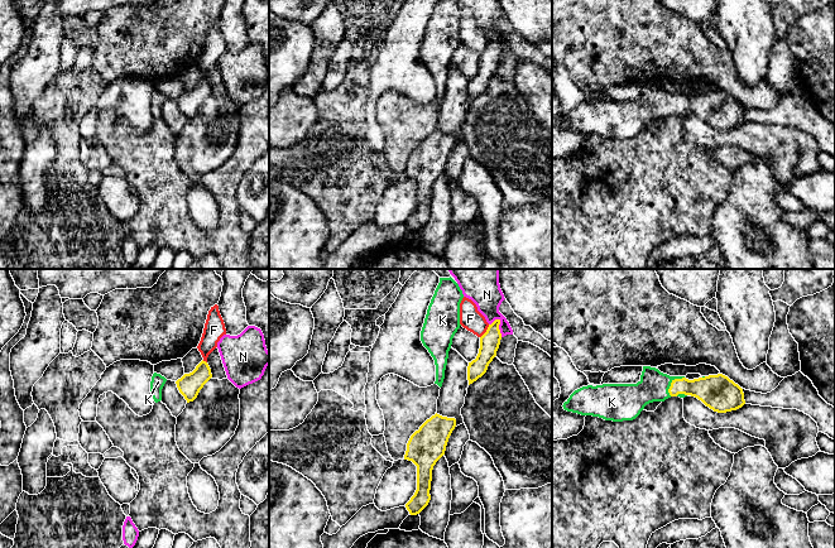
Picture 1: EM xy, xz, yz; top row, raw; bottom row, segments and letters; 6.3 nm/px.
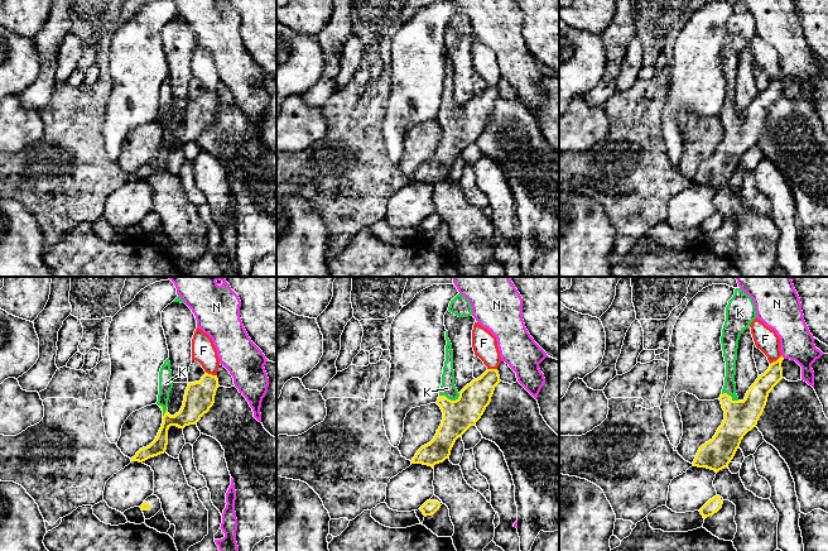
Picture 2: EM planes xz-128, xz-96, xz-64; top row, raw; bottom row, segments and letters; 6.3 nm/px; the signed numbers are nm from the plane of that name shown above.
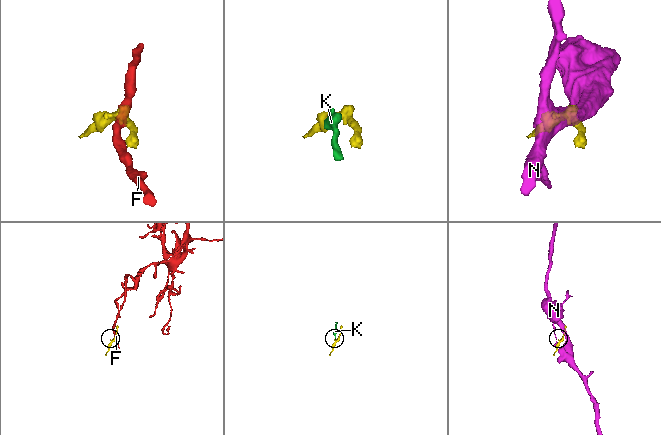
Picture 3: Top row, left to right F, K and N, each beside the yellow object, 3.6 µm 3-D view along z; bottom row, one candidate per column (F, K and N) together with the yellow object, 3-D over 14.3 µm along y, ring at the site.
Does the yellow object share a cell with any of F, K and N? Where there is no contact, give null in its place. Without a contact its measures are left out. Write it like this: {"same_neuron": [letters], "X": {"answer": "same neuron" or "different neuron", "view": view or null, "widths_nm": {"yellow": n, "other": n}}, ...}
{"same_neuron": ["K"], "F": {"answer": "different neuron", "view": "xz", "widths_nm": {"yellow": 130, "other": 140}}, "K": {"answer": "same neuron", "view": "yz", "widths_nm": {"yellow": 170, "other": 190}}, "N": {"answer": "different neuron", "view": "xz", "widths_nm": {"yellow": 130, "other": 190}}}

